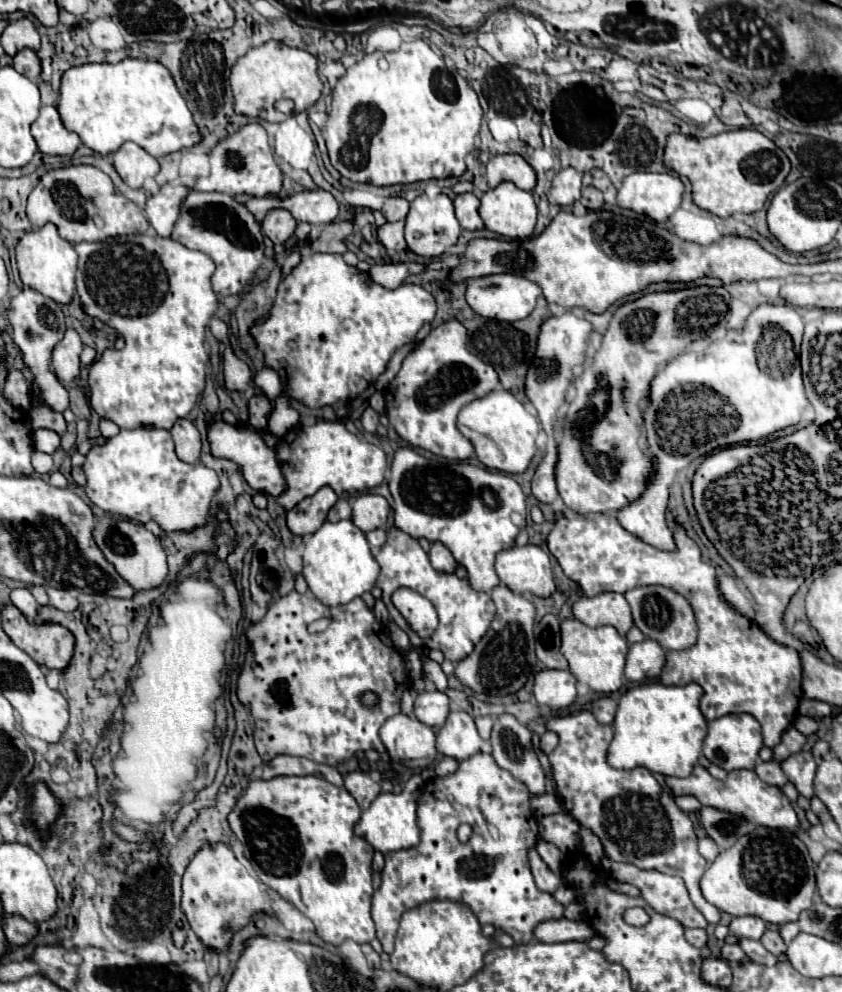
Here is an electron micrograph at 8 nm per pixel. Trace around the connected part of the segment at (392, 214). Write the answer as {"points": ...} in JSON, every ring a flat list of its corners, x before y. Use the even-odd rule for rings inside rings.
{"points":[[399,196,387,198,381,212,383,212,383,216,387,218,387,222,405,220,405,216,407,216,407,212,409,212,409,202,407,202,405,198,399,198]]}

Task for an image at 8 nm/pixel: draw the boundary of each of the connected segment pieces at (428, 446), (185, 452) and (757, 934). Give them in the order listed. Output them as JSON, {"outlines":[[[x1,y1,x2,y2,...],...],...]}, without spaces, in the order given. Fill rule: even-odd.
{"outlines":[[[447,320,433,328,403,360,401,370,385,390,387,418,397,434,411,446,419,446,449,460,467,460,475,448,457,428,459,410,499,388,499,376,467,348,467,328,459,320]],[[179,418,175,426,171,428,171,436,175,440,175,452,177,458,183,462,199,462,201,454,201,436,195,424,191,424,187,418]],[[741,916,741,918,733,918,729,924,729,932,739,936,739,938,753,938,759,940,763,936,763,932,767,930,767,924,757,918,757,916]]]}

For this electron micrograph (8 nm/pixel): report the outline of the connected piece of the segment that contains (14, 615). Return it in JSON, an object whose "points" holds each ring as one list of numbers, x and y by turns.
{"points":[[5,606,1,610,3,630,11,638,15,646,19,646,23,652,27,652,39,666,45,666,47,670,65,670,73,658,75,652,75,638,73,634,55,622,43,622,43,624,31,624,15,606]]}

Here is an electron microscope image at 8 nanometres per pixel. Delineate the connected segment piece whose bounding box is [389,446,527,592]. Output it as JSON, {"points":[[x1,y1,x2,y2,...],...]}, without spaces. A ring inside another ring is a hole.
{"points":[[409,446,397,448,391,464,391,478,389,490,393,496,393,512,395,512,395,526,407,532,413,538,427,538,429,542,443,542,455,556,457,564,467,568,467,578,471,580,473,588,481,592,491,592,499,578,495,574,493,562,497,552,511,548,519,528,513,524,511,514,525,514,525,494,521,486,515,482,513,476,503,472,491,472,467,462,449,462,443,458,425,458]]}

